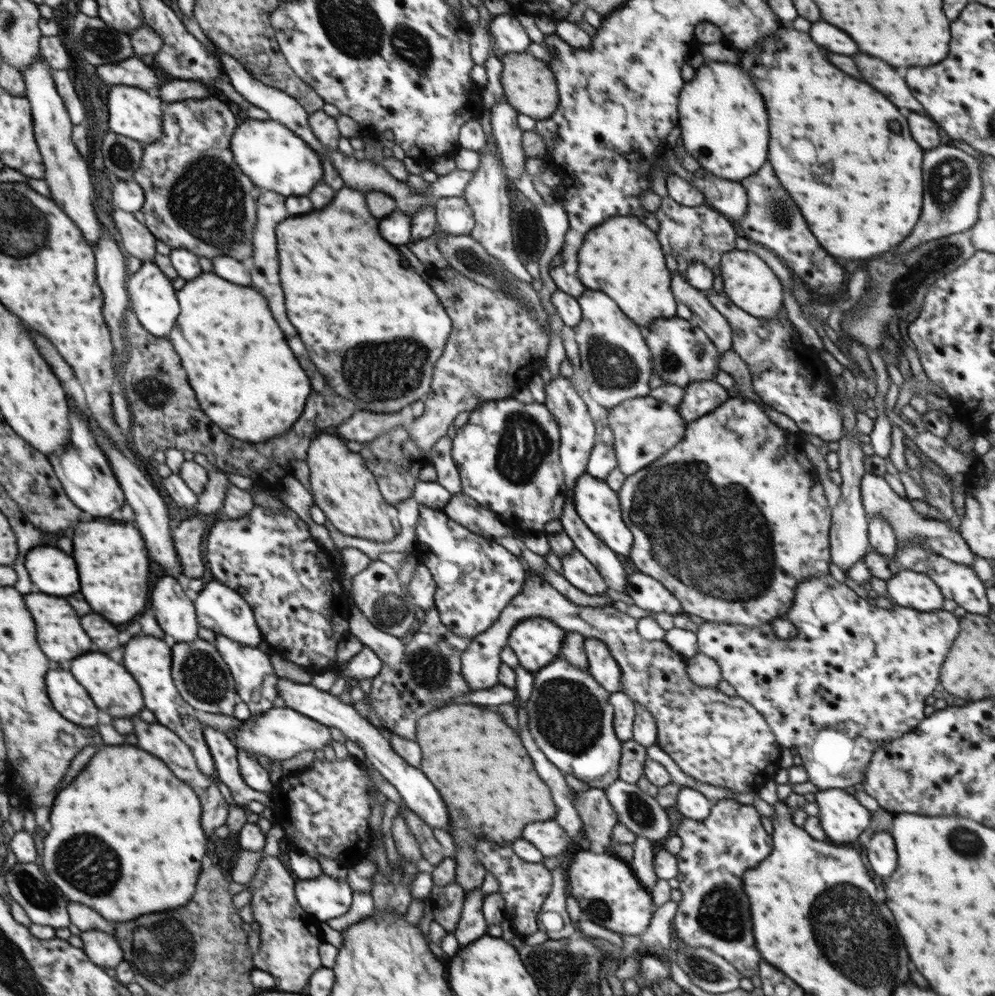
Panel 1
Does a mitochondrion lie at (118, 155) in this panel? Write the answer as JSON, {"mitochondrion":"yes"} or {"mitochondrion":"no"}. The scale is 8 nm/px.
{"mitochondrion":"yes"}

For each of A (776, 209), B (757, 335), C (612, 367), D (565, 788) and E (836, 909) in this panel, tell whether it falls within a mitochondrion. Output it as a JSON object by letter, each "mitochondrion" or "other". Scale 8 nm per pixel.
{"A":"mitochondrion","B":"other","C":"mitochondrion","D":"other","E":"mitochondrion"}

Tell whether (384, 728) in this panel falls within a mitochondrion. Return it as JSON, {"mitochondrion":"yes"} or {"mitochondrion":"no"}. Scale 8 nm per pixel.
{"mitochondrion":"no"}

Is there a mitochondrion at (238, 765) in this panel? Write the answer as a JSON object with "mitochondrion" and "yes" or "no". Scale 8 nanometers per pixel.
{"mitochondrion":"no"}

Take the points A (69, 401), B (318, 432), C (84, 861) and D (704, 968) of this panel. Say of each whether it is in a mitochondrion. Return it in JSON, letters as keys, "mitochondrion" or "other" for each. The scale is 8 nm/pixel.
{"A":"other","B":"other","C":"mitochondrion","D":"mitochondrion"}

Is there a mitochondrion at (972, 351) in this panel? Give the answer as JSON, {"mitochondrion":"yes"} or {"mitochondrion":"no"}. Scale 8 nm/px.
{"mitochondrion":"no"}

